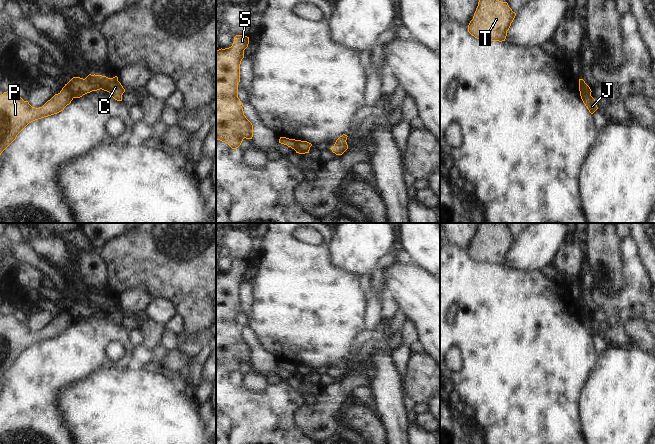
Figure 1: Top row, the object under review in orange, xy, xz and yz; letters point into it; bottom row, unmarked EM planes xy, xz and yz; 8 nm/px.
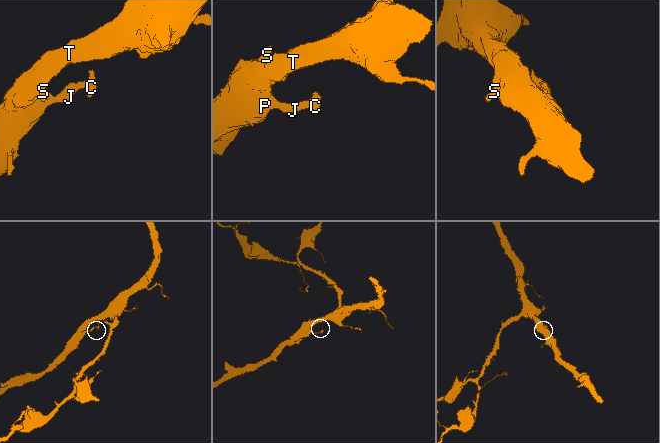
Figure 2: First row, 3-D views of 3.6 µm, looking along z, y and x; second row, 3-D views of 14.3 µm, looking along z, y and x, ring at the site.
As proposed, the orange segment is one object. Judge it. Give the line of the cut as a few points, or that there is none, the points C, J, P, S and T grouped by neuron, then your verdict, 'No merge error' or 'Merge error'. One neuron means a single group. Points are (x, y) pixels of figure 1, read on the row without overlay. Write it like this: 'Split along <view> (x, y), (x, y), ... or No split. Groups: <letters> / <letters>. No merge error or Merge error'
Split along xy (65, 309), (73, 321). Groups: C / J P S T. Merge error

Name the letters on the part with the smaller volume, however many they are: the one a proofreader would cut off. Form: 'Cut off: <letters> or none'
Cut off: C

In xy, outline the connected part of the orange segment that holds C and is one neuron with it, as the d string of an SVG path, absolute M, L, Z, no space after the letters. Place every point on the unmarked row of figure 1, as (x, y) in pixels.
M89 298L85 303L73 301L65 310L73 322L80 322L87 317L102 313L109 316L115 324L122 325L122 319L125 316L117 300L108 302Z

